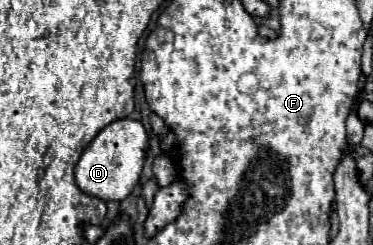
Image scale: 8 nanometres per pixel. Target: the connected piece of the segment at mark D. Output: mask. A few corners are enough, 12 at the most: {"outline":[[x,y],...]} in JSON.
{"outline":[[141,121],[99,131],[75,167],[77,187],[123,201],[147,151]]}

